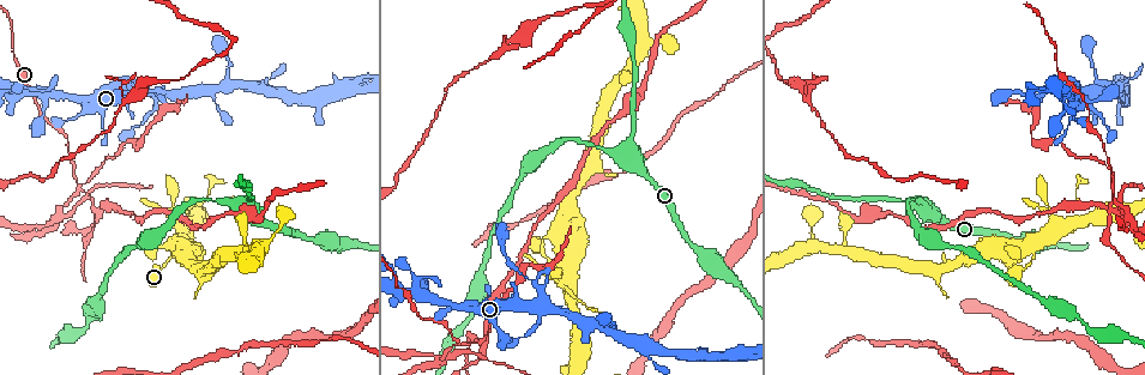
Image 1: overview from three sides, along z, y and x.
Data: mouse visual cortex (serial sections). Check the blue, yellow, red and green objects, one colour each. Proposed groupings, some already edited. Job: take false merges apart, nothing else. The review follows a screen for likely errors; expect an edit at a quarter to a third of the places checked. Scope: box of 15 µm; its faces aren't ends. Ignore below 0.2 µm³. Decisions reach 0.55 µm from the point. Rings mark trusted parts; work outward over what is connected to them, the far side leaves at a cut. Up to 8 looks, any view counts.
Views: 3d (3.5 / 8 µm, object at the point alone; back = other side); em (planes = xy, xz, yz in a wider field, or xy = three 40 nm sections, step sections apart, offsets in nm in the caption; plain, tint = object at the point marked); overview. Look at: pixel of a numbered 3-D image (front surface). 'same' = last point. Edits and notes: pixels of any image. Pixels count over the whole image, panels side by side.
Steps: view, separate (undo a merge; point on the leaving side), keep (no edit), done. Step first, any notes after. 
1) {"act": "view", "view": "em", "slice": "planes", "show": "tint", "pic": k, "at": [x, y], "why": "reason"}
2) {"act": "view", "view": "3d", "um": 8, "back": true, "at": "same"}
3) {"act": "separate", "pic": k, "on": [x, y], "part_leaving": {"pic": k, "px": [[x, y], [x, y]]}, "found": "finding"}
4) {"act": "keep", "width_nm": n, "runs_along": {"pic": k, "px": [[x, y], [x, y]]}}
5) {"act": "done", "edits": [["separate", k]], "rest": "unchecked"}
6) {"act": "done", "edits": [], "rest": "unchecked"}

{"act": "view", "view": "3d", "um": 8, "pic": 1, "at": [535, 305], "why": "small branch off a trunk"}

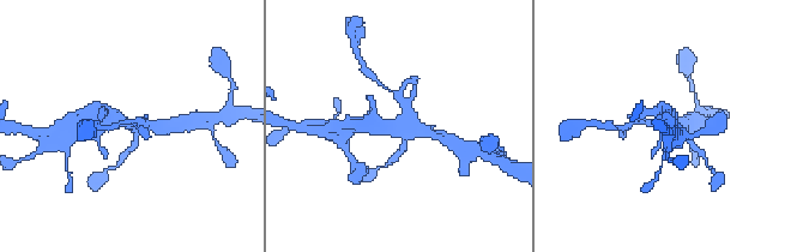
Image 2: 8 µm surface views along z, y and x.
{"act": "view", "view": "3d", "um": 3.5, "pic": 2, "at": [130, 126]}

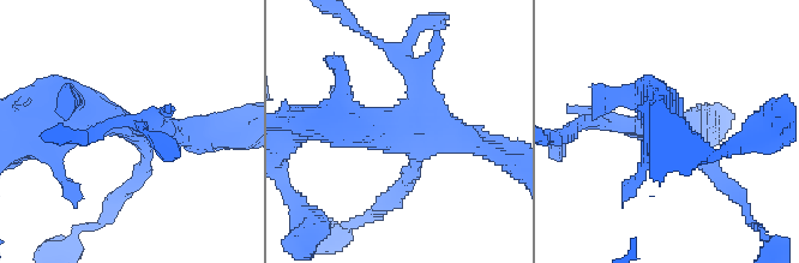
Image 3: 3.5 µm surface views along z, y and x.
{"act": "view", "view": "em", "slice": "xy", "step": 2, "show": "tint", "pic": 3, "at": [409, 123]}

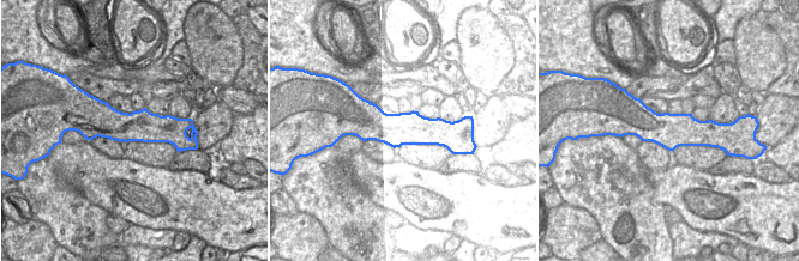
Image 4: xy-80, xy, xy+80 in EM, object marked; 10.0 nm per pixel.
{"act": "keep", "width_nm": 340, "runs_along": {"pic": 3, "px": [[61, 107], [212, 137]]}, "found": "continuous, no second cell"}

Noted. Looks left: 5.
{"act": "view", "view": "3d", "um": 3.5, "pic": 1, "at": [915, 202]}

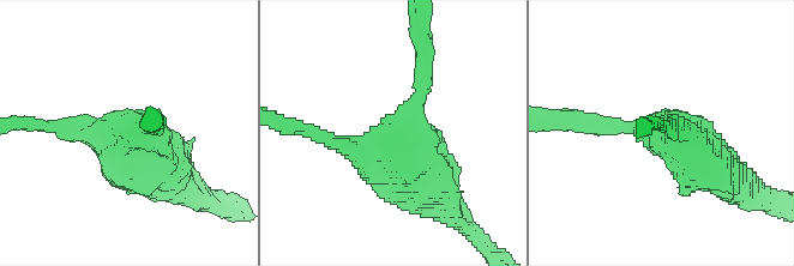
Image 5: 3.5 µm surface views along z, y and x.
{"act": "view", "view": "em", "slice": "xy", "step": 5, "show": "tint", "pic": 5, "at": [410, 137], "why": "now the EM"}

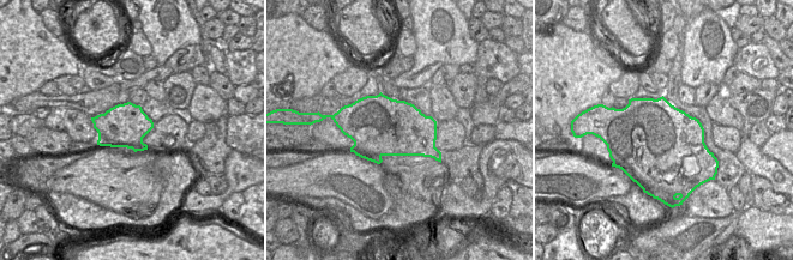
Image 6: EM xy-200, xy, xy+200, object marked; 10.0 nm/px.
{"act": "keep", "width_nm": 600, "runs_along": {"pic": 5, "px": [[439, 207], [388, 152], [322, 137]]}, "found": "all the same cell"}

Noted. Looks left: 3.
{"act": "view", "view": "3d", "um": 3.5, "pic": 1, "at": [565, 283], "why": "side arm on a straight run"}

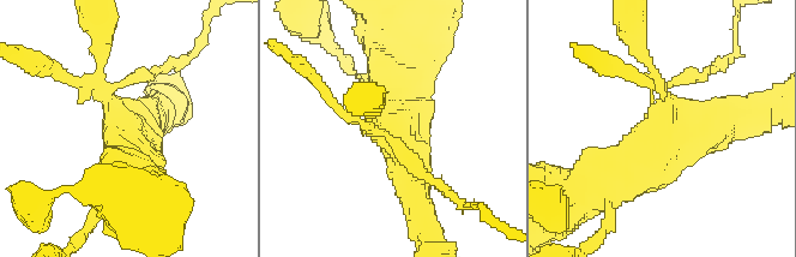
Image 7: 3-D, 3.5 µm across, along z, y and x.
{"act": "view", "view": "em", "slice": "xy", "step": 5, "show": "tint", "pic": 7, "at": [385, 127], "arms": 3, "arm_widths_nm": [200, 400, 600], "why": "shape alone is not enough"}

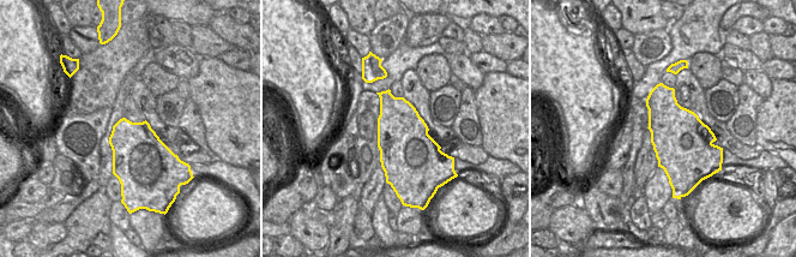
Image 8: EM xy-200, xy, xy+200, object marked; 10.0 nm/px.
{"act": "view", "view": "em", "slice": "xy", "step": 3, "show": "tint", "at": "same", "why": "cut it another way"}

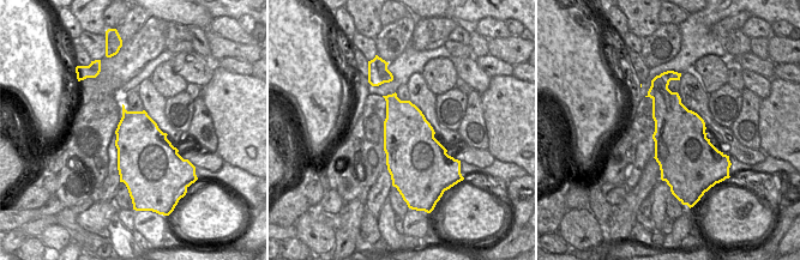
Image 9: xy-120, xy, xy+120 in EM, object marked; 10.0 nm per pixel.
{"act": "separate", "pic": 7, "on": [637, 48], "border": {"pic": 9, "px": [[651, 84], [654, 89], [653, 100]]}, "found": "a second cell is stuck on"}

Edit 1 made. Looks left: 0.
{"act": "done", "edits": [["separate", 7]], "rest": "unchecked"}

